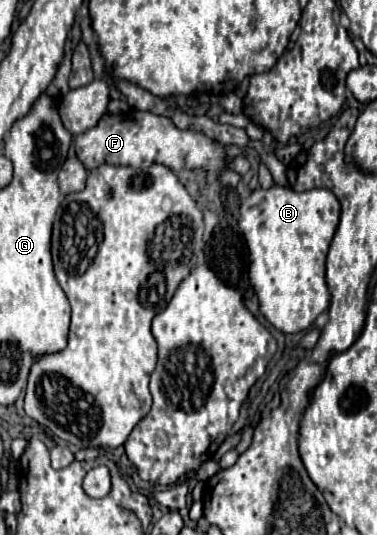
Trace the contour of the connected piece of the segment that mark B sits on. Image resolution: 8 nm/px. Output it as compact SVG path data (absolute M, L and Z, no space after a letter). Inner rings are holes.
M117 79L116 85L135 110L168 116L173 124L184 129L196 129L224 145L234 144L244 149L251 147L261 156L274 177L276 186L268 190L252 192L240 206L238 228L248 244L248 278L260 300L260 312L266 320L284 334L296 334L308 330L312 322L330 306L330 292L326 286L326 254L330 240L338 228L340 204L336 196L326 188L308 192L294 192L284 188L287 184L286 166L261 141L251 140L244 129L229 124L220 124L207 115L190 116L177 112L169 103L126 80ZM200 121L200 127L197 123Z

